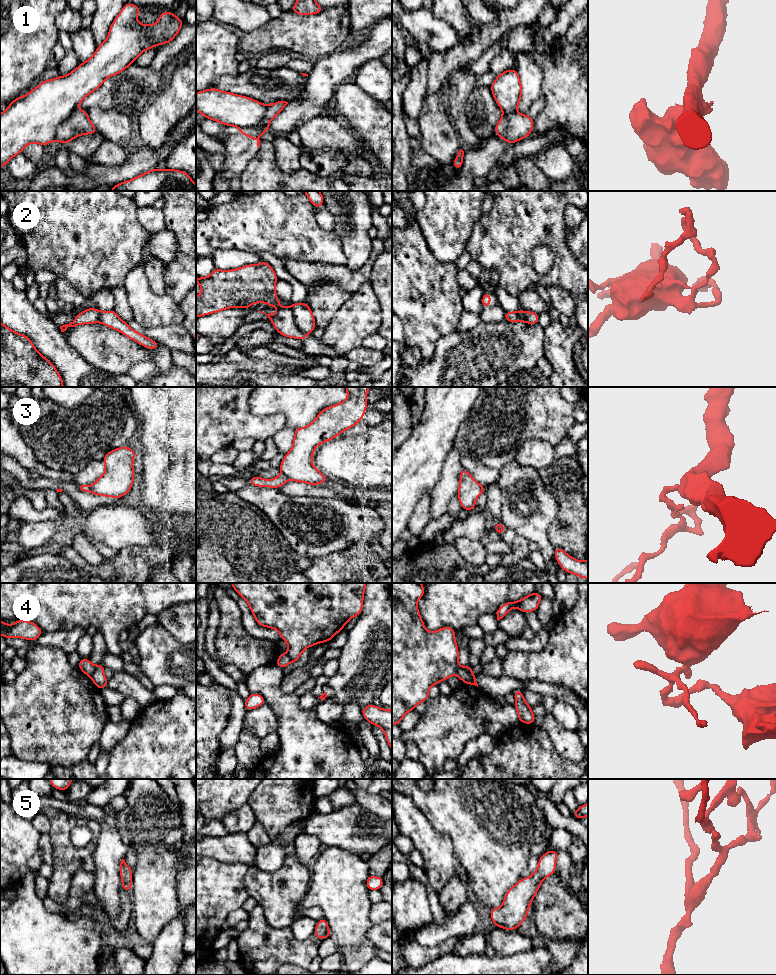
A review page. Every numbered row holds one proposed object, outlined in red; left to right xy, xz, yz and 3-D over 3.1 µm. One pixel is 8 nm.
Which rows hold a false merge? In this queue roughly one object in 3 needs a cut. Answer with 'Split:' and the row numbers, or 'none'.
Split: 1, 2, 3, 4

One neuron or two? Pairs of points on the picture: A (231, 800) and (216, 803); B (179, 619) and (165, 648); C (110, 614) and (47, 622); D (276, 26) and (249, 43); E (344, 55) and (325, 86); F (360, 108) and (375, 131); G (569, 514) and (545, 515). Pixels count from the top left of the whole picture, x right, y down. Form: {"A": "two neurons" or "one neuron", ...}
{"A": "one neuron", "B": "two neurons", "C": "one neuron", "D": "one neuron", "E": "one neuron", "F": "one neuron", "G": "two neurons"}

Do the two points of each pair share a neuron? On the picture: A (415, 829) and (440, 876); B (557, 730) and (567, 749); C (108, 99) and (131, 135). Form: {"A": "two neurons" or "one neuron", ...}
{"A": "one neuron", "B": "one neuron", "C": "two neurons"}

